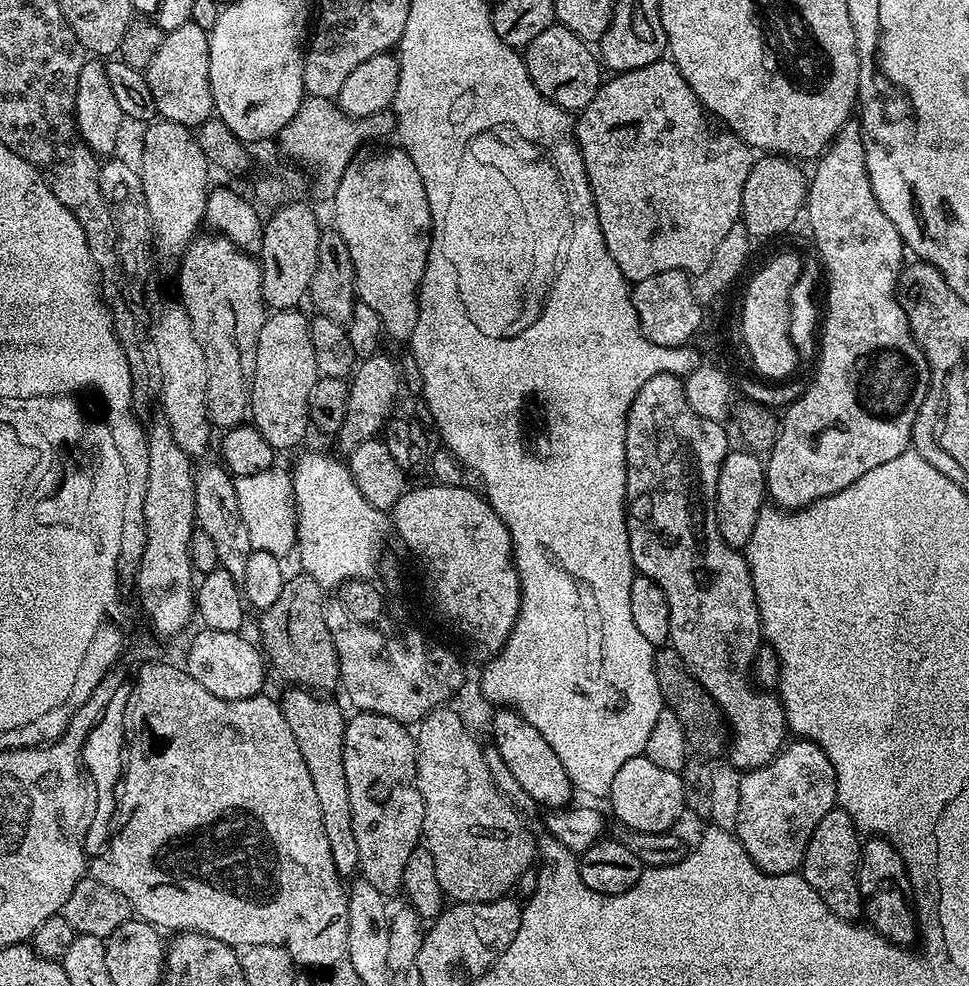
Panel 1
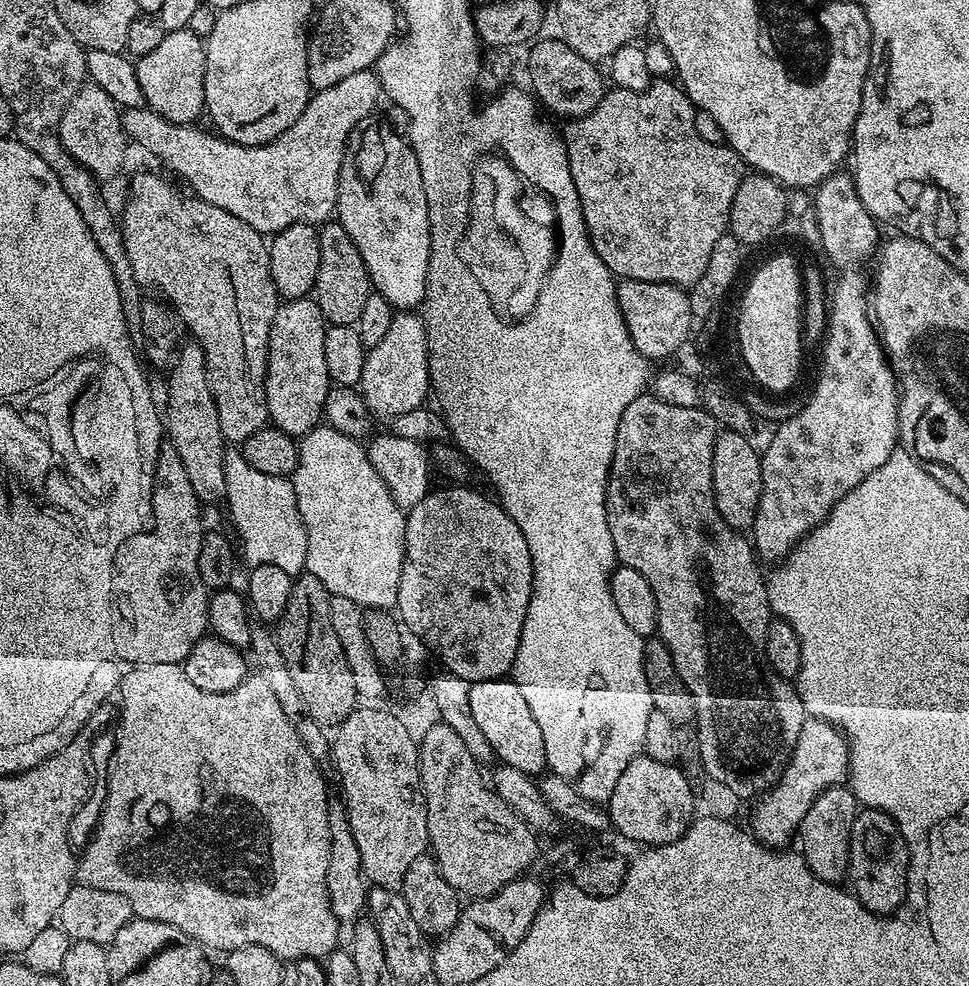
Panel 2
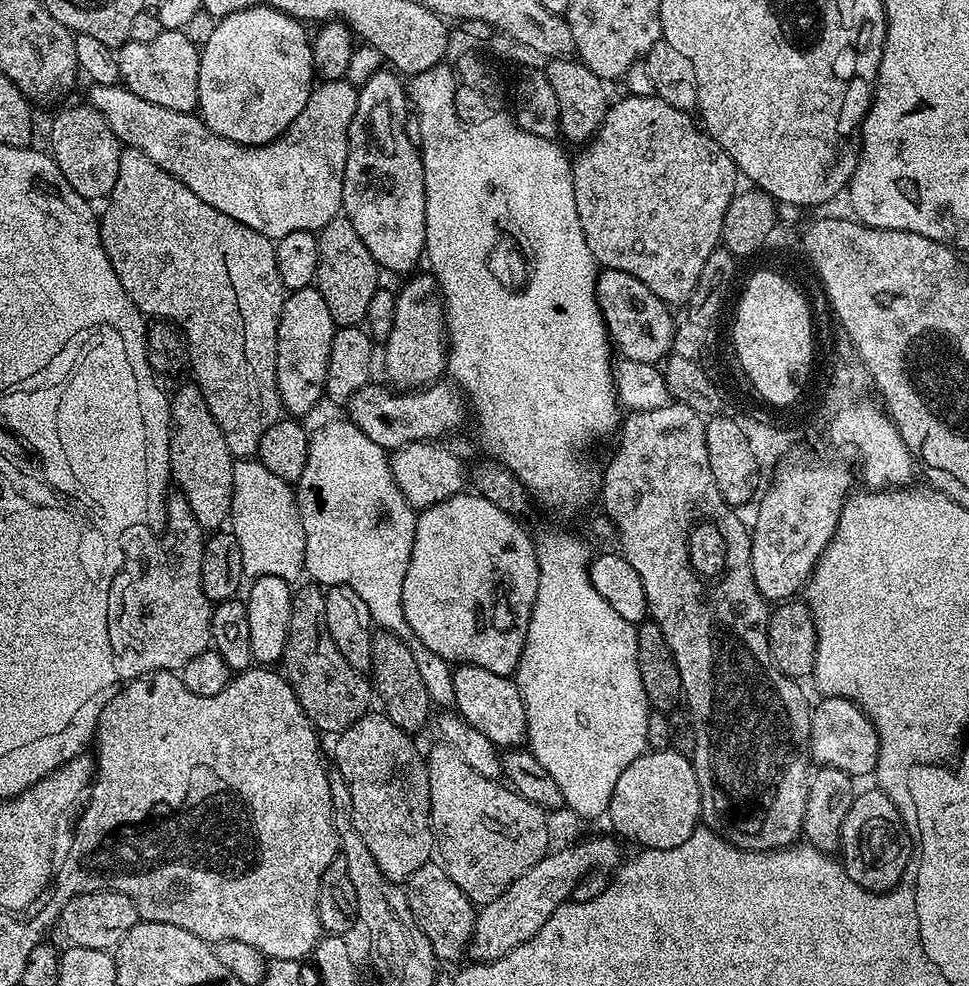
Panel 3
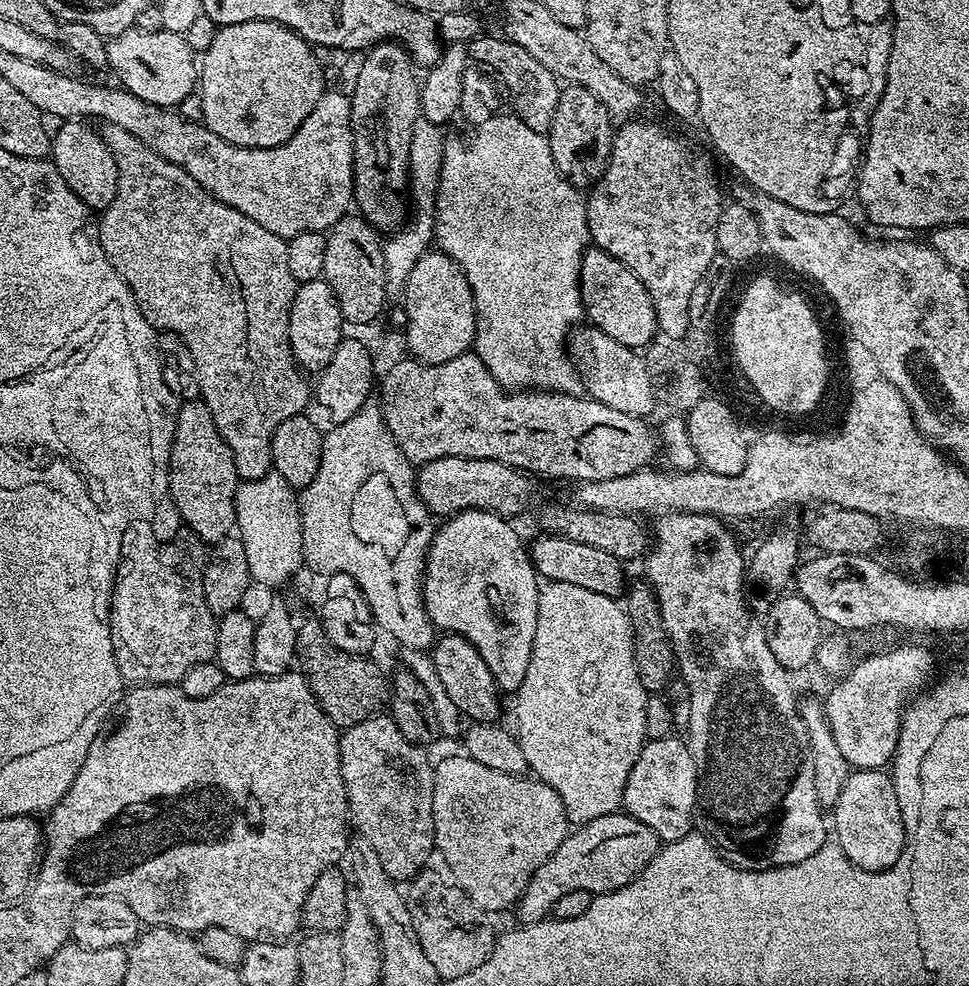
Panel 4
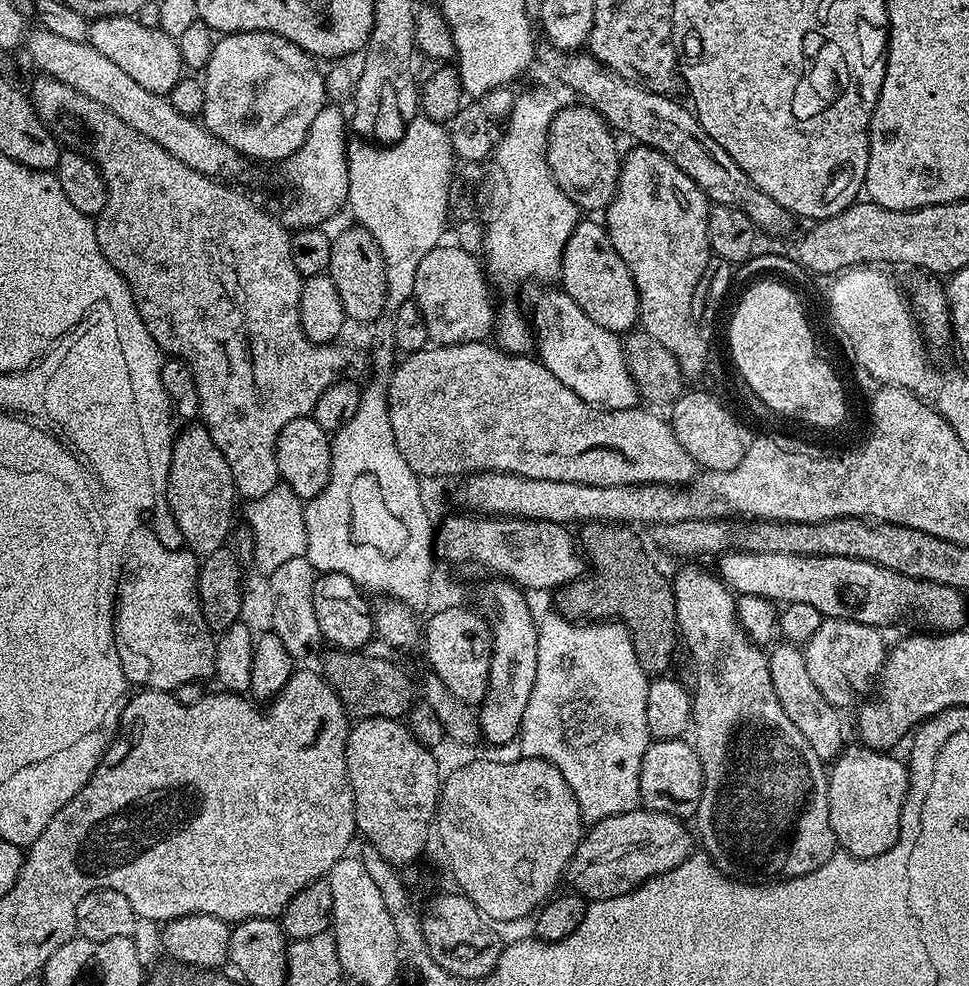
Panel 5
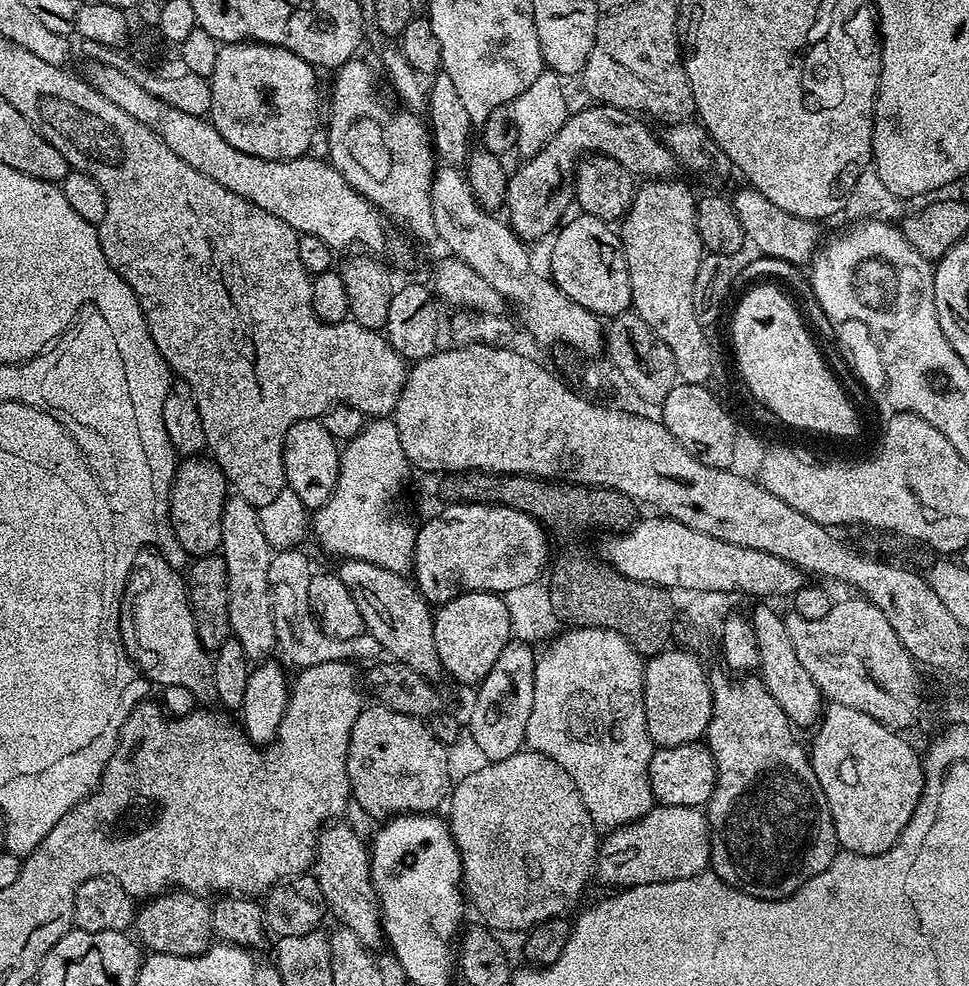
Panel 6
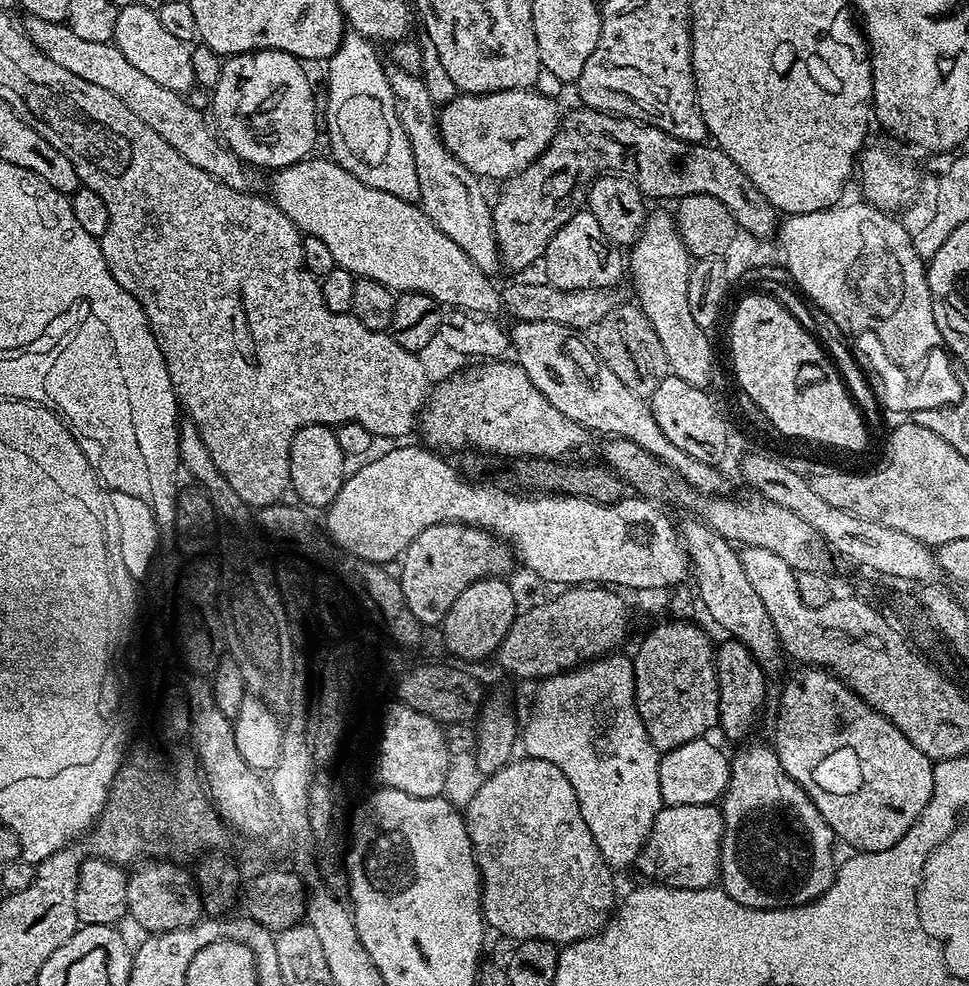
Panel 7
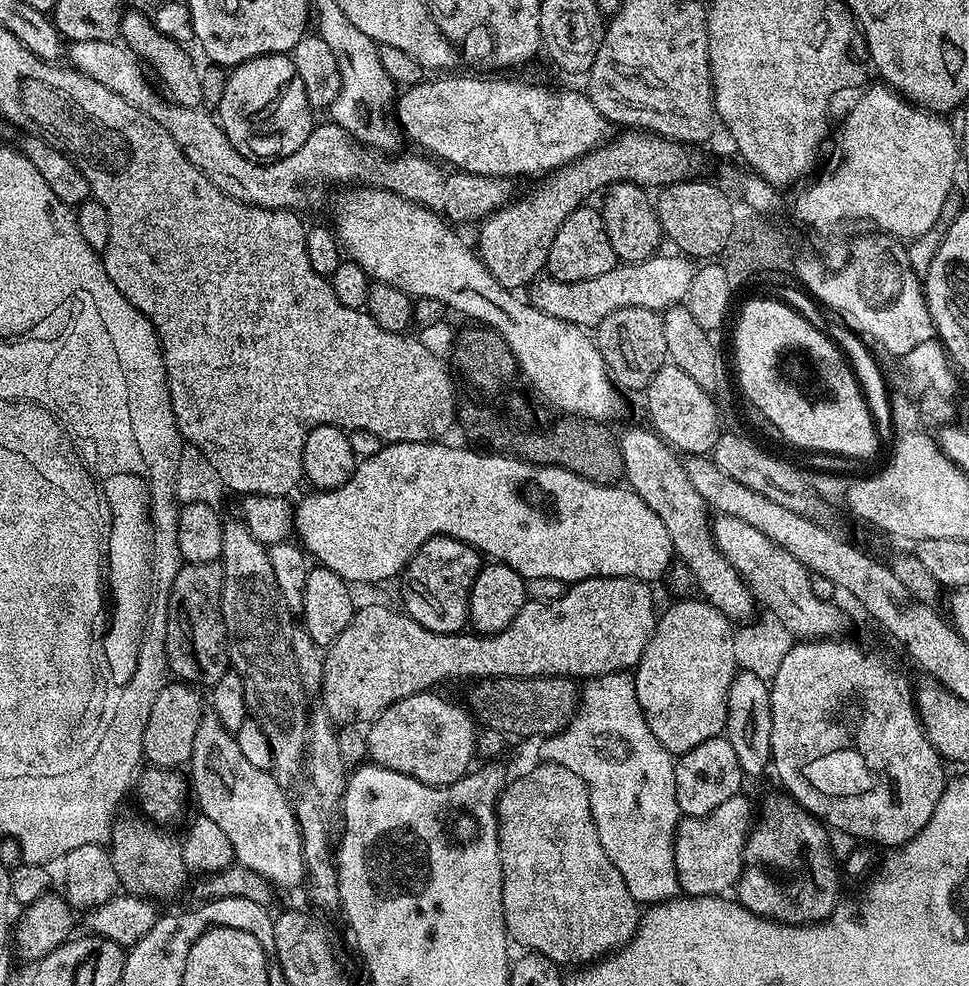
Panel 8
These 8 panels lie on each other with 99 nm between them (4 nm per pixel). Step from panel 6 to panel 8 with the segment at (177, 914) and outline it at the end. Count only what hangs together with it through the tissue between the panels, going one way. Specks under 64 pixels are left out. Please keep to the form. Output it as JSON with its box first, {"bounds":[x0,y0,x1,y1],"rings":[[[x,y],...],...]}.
{"bounds":[110,815,190,902],"rings":[[[143,815],[124,816],[112,821],[112,838],[110,841],[110,855],[114,862],[114,870],[118,873],[118,882],[121,889],[129,896],[142,896],[151,898],[153,901],[161,902],[167,896],[172,896],[175,892],[180,892],[184,888],[184,883],[190,879],[188,867],[184,865],[182,858],[182,846],[177,837],[172,837],[171,831],[165,830],[161,825],[152,823]]]}

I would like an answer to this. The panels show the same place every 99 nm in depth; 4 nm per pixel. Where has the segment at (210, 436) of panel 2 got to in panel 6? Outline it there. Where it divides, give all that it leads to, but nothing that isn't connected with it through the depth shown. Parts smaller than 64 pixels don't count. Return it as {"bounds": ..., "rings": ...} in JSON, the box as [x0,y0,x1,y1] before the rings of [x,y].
{"bounds":[168,455,230,557],"rings":[[[203,455],[189,456],[181,459],[176,465],[176,473],[172,479],[172,488],[168,492],[170,532],[176,535],[176,540],[180,543],[180,548],[184,552],[189,552],[189,557],[213,555],[219,549],[222,542],[222,510],[224,502],[230,495],[230,485],[228,479],[224,477],[224,471],[216,463],[215,459],[207,458]]]}

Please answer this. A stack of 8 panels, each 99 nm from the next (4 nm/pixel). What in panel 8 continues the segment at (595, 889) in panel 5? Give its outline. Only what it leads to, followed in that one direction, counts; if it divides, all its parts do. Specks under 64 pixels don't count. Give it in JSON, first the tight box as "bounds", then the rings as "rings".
{"bounds":[676,794,753,897],"rings":[[[744,794],[722,802],[722,806],[718,806],[718,810],[708,816],[684,816],[676,828],[676,873],[681,891],[689,897],[724,896],[731,893],[740,882],[740,872],[744,868],[744,843],[748,841],[753,823],[752,804]]]}

